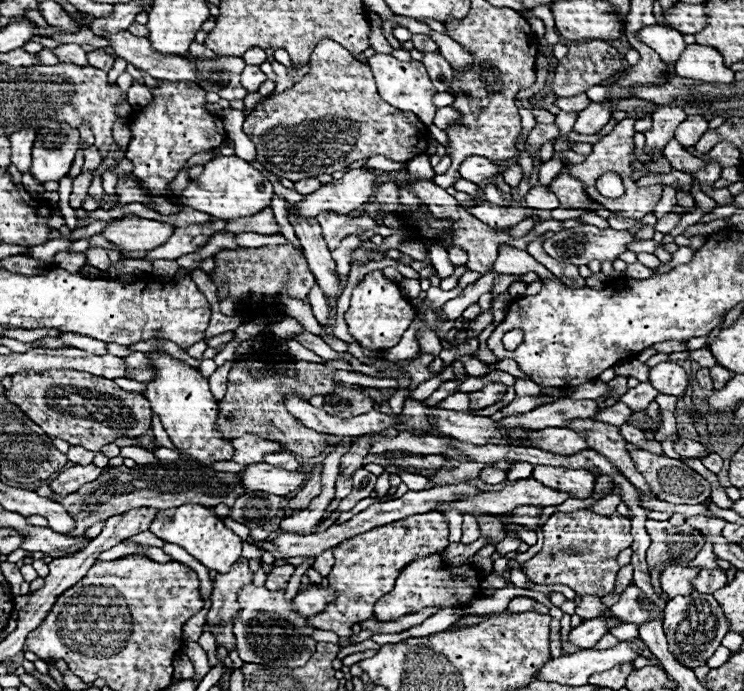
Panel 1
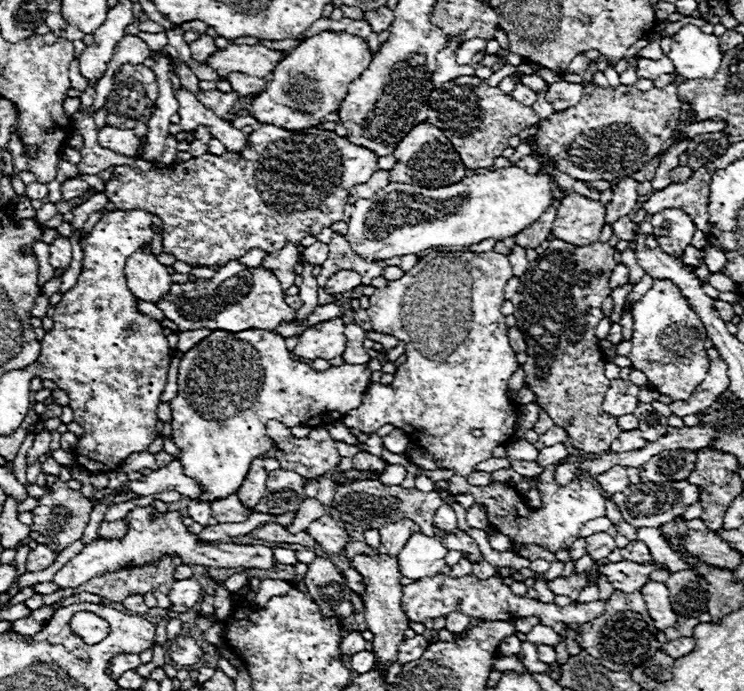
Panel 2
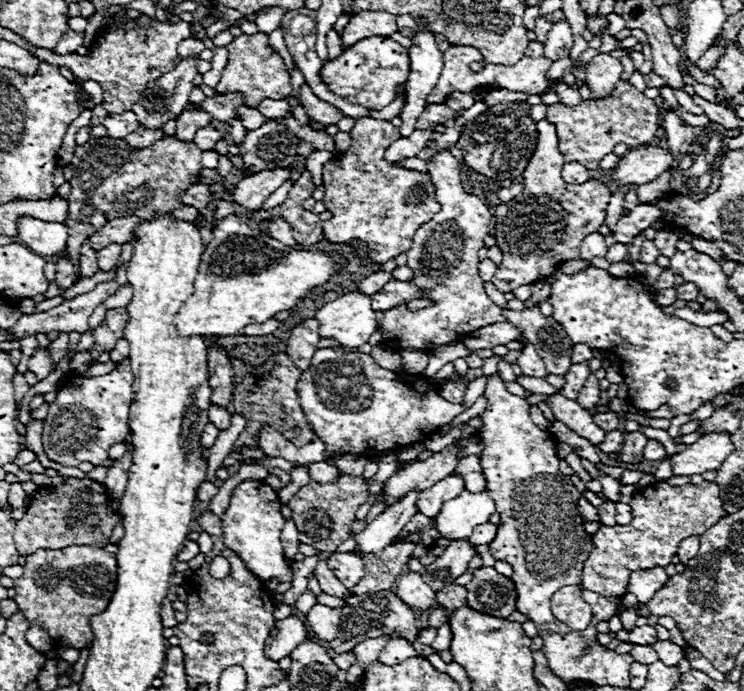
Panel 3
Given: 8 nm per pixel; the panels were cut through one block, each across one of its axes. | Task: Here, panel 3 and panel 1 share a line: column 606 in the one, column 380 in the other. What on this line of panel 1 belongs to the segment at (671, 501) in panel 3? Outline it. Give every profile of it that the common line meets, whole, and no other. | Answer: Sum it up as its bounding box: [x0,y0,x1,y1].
[310,512,448,648]

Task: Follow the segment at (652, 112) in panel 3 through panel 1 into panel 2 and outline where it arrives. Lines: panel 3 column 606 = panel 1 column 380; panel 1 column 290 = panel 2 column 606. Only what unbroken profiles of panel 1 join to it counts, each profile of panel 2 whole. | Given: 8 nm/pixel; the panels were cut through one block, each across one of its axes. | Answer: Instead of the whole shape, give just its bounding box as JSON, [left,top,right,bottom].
[538,84,682,180]

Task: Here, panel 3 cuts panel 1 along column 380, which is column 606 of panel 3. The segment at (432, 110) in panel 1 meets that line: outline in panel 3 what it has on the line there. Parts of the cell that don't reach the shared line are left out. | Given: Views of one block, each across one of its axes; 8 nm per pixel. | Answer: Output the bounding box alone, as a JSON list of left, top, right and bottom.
[586,53,624,98]

